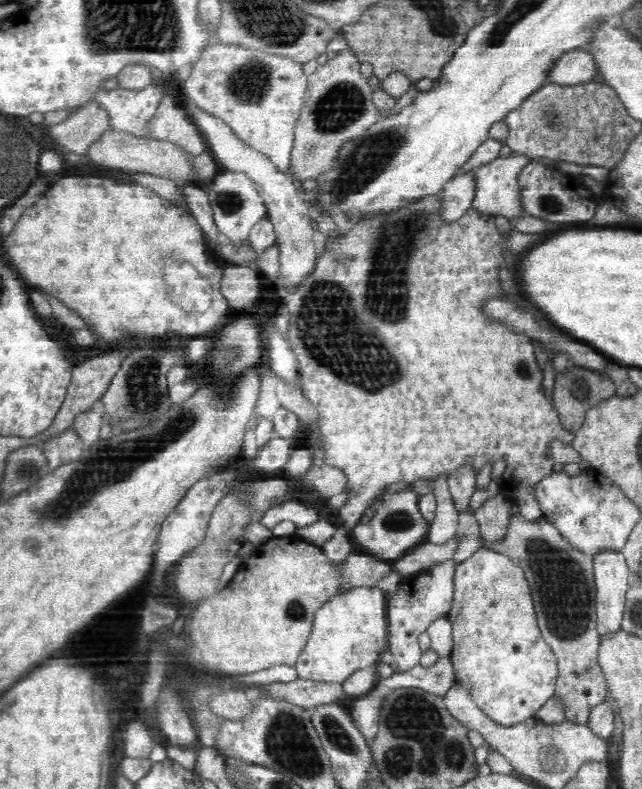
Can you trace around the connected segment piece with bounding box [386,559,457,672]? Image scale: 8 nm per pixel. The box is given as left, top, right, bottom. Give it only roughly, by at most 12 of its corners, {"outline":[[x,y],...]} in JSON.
{"outline":[[452,559],[403,576],[386,594],[398,672],[419,664],[419,638],[446,617]]}

